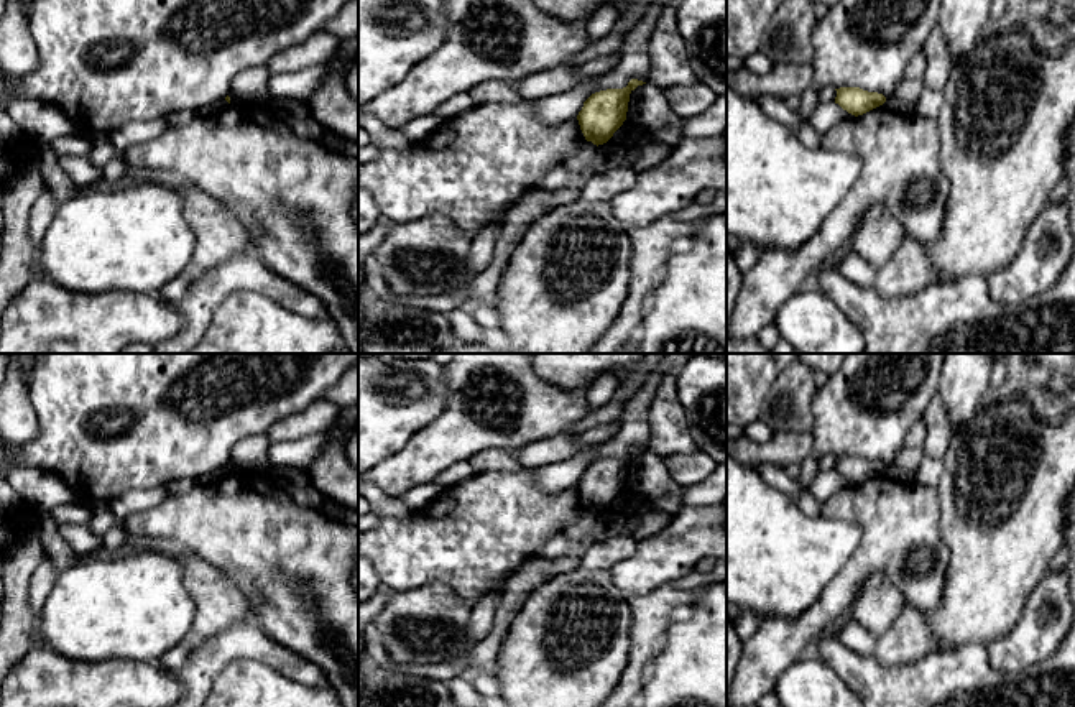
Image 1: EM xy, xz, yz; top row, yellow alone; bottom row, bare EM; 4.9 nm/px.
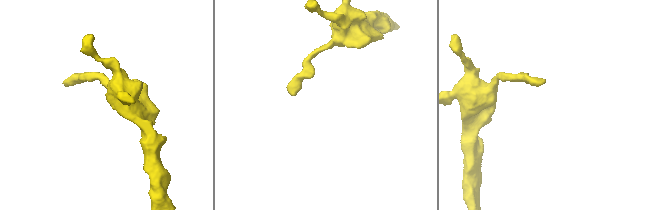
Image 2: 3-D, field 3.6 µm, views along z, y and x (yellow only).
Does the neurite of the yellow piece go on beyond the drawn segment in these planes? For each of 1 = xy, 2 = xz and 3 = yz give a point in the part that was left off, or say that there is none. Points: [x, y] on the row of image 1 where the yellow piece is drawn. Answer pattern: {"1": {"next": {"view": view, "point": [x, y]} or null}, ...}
{"1": {"next": null}, "2": {"next": null}, "3": {"next": null}}

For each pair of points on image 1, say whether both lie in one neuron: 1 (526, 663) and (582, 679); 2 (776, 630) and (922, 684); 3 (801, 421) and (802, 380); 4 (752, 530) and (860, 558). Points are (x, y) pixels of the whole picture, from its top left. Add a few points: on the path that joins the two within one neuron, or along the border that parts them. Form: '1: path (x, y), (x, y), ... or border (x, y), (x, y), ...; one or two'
1: path (539, 668), (546, 668), (561, 678), (569, 678); one
2: border (817, 637), (807, 650); two
3: path (801, 411), (801, 390); one
4: border (855, 522), (860, 543), (827, 586); two

